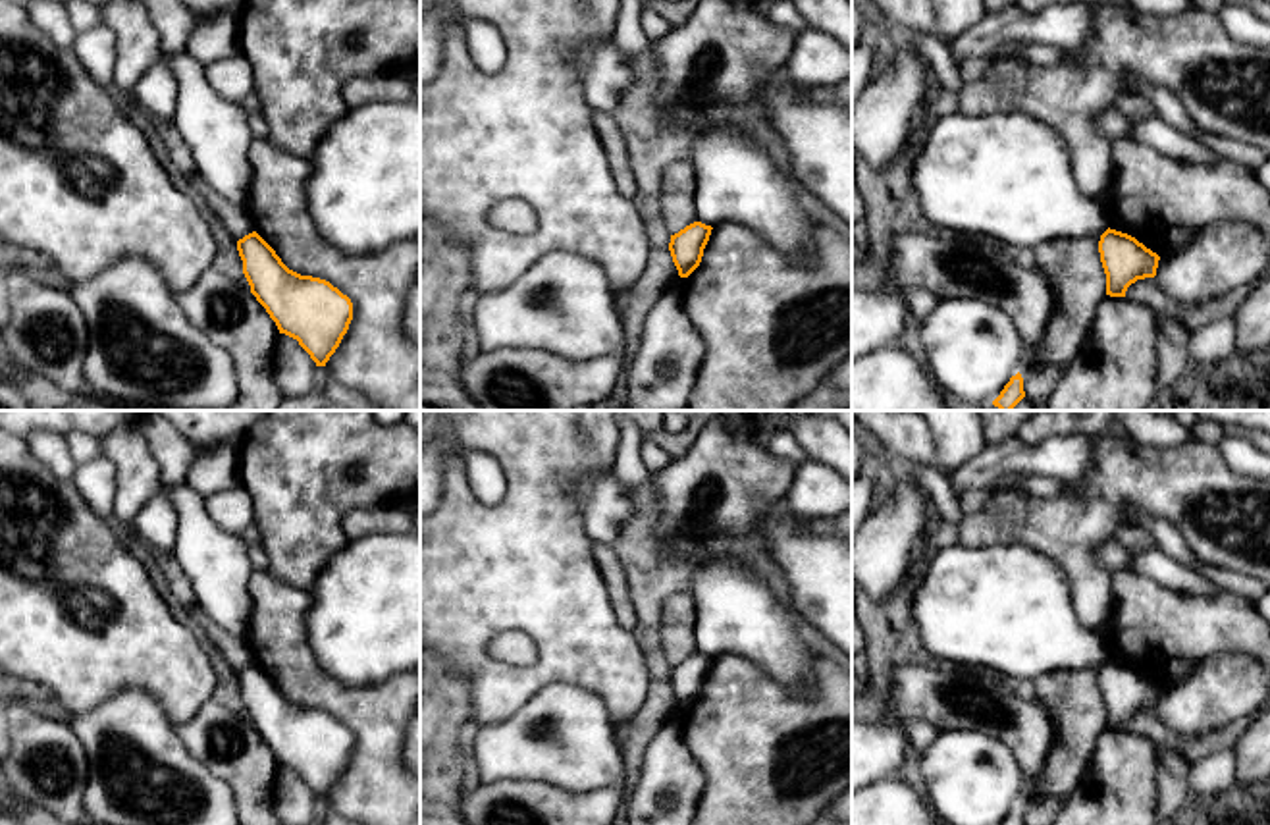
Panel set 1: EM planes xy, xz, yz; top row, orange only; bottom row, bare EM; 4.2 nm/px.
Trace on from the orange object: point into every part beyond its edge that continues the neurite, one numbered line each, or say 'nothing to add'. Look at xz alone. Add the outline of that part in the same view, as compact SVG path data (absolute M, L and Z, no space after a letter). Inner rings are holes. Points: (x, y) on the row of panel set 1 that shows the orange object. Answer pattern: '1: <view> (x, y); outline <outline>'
nothing to add

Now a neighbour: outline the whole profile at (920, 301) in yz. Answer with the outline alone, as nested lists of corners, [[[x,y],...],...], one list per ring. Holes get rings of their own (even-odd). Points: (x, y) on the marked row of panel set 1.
[[[910,289],[906,291],[906,295],[908,295],[908,308],[919,324],[927,320],[927,316],[939,303],[939,297],[927,289]]]

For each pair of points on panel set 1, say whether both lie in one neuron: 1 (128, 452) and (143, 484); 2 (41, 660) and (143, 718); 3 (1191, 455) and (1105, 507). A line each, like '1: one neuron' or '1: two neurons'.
1: one neuron
2: two neurons
3: one neuron

